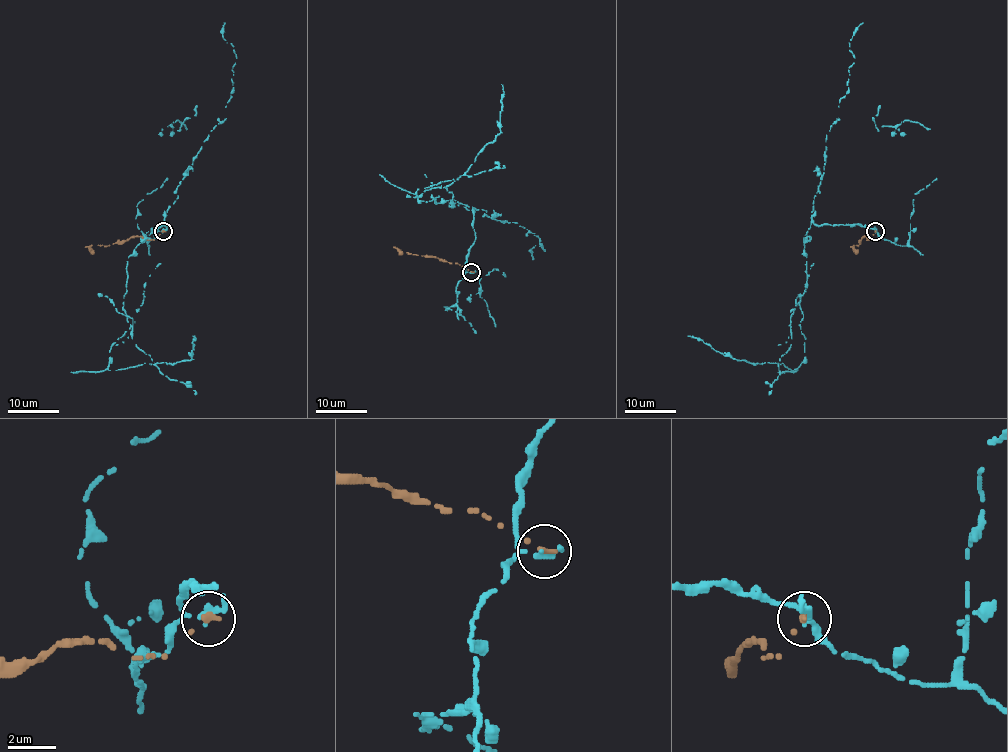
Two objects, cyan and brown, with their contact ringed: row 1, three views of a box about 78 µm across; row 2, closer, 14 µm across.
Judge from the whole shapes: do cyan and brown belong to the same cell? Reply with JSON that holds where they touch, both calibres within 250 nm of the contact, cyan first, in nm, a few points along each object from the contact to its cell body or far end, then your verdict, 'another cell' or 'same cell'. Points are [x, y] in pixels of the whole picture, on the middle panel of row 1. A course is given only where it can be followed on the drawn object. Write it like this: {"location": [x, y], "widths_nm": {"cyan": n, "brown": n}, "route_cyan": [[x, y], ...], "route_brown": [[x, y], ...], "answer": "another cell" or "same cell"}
{"location": [471, 272], "widths_nm": {"cyan": 240, "brown": 240}, "route_cyan": [[471, 271], [472, 207], [431, 197], [439, 197], [418, 202], [417, 193], [463, 175], [499, 133], [501, 84]], "route_brown": [[471, 271], [458, 264], [399, 252], [394, 247]], "answer": "another cell"}

